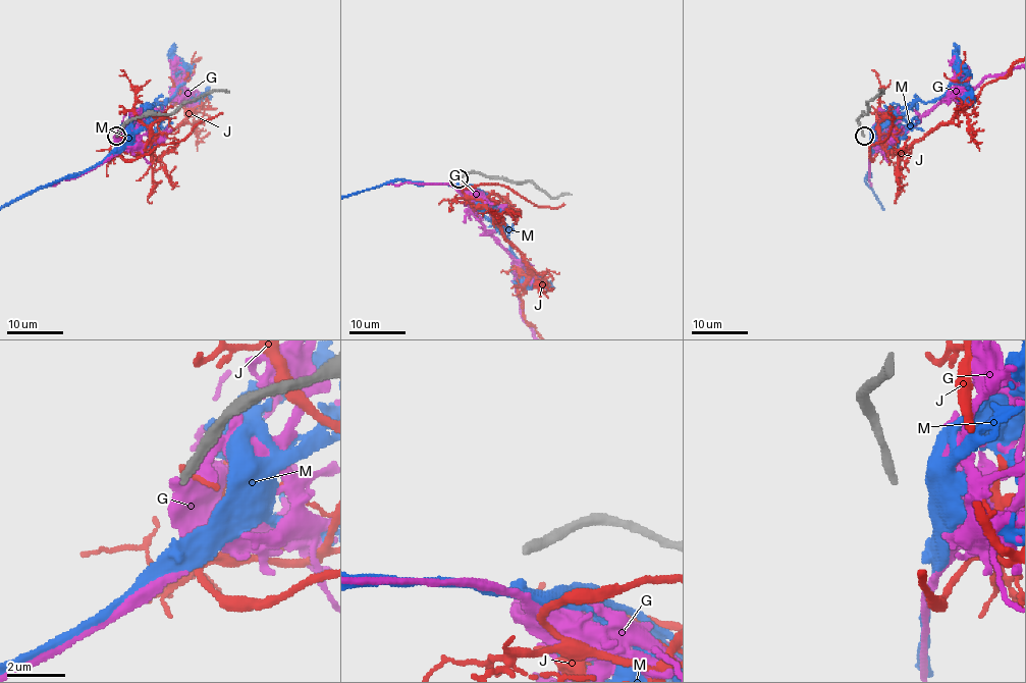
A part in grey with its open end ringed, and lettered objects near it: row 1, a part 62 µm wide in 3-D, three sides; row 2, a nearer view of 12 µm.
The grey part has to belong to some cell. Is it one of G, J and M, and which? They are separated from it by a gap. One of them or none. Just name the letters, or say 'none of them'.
G

